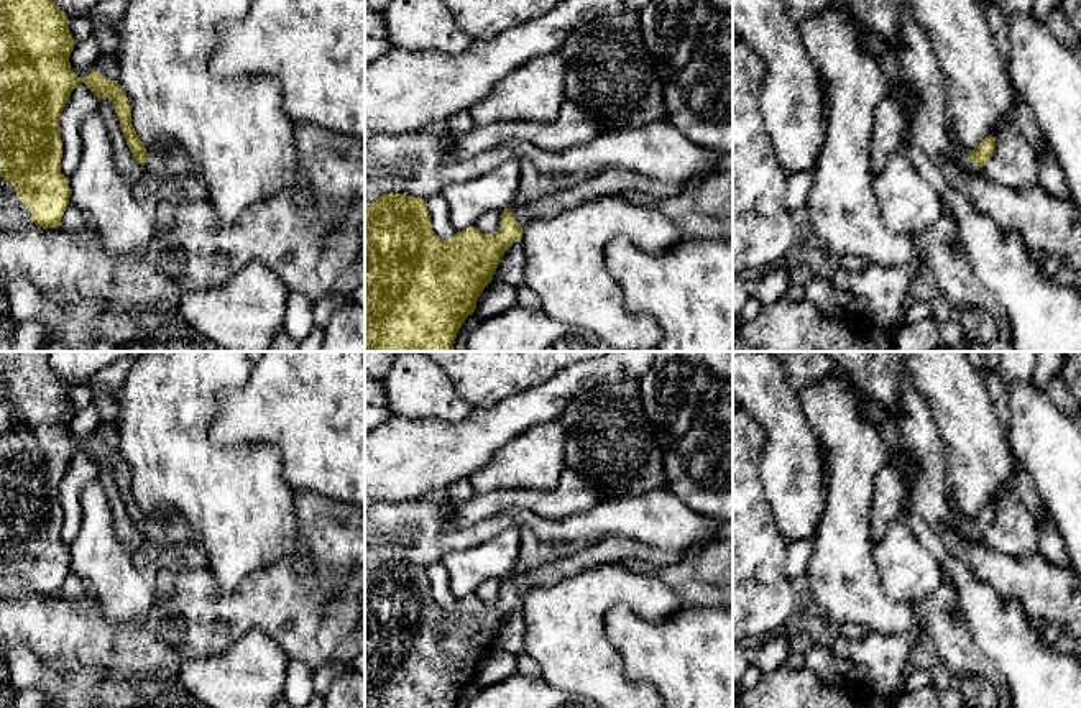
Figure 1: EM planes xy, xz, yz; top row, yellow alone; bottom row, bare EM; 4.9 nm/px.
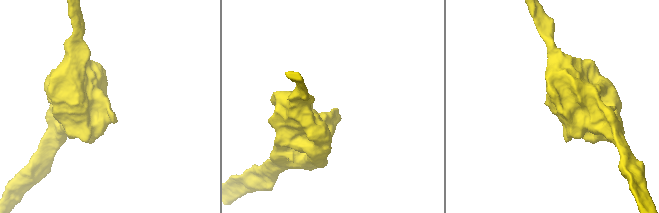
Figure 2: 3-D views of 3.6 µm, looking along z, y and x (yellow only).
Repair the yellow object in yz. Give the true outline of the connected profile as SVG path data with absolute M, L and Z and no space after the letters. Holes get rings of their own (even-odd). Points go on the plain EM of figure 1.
M948 494L948 501L950 501L951 513L953 513L953 527L958 531L958 534L966 542L971 542L971 544L981 542L982 534L989 529L989 526L994 521L996 504L992 503L986 504L976 517L968 519L961 513L956 499L951 494Z

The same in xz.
M628 537L596 540L567 559L504 577L494 603L470 595L452 608L432 598L427 568L384 562L365 573L365 708L455 708L465 687L475 680L480 662L493 649L503 621L522 606L527 590L555 585L606 562L637 559L652 565L675 563L710 542L698 542L683 552L664 552Z

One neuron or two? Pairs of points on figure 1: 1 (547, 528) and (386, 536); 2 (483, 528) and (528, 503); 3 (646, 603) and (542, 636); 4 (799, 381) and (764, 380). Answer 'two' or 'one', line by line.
1: one
2: two
3: one
4: two

